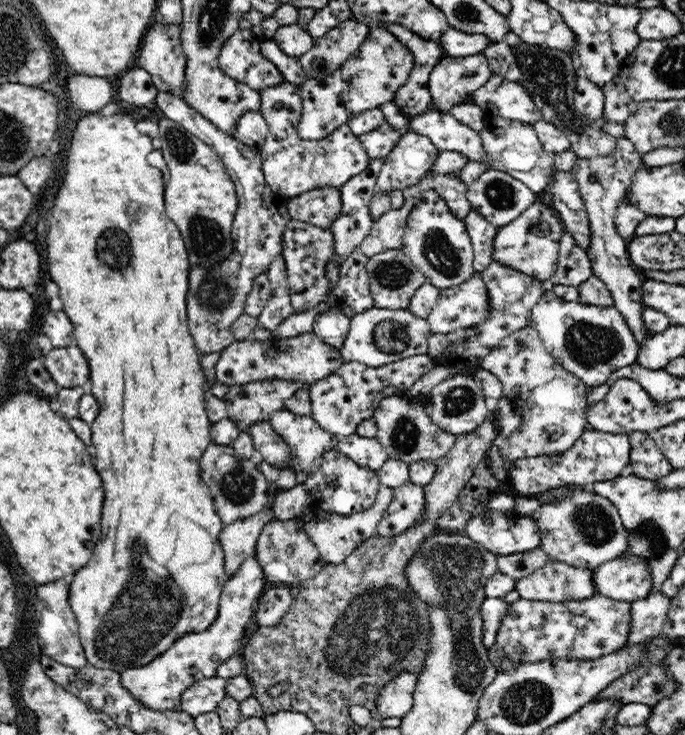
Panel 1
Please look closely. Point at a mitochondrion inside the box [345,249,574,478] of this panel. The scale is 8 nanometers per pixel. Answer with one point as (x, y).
(392, 335)

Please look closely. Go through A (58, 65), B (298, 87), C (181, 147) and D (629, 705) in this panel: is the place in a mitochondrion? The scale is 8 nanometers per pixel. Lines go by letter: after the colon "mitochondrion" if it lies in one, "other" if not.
A: other
B: other
C: mitochondrion
D: other

